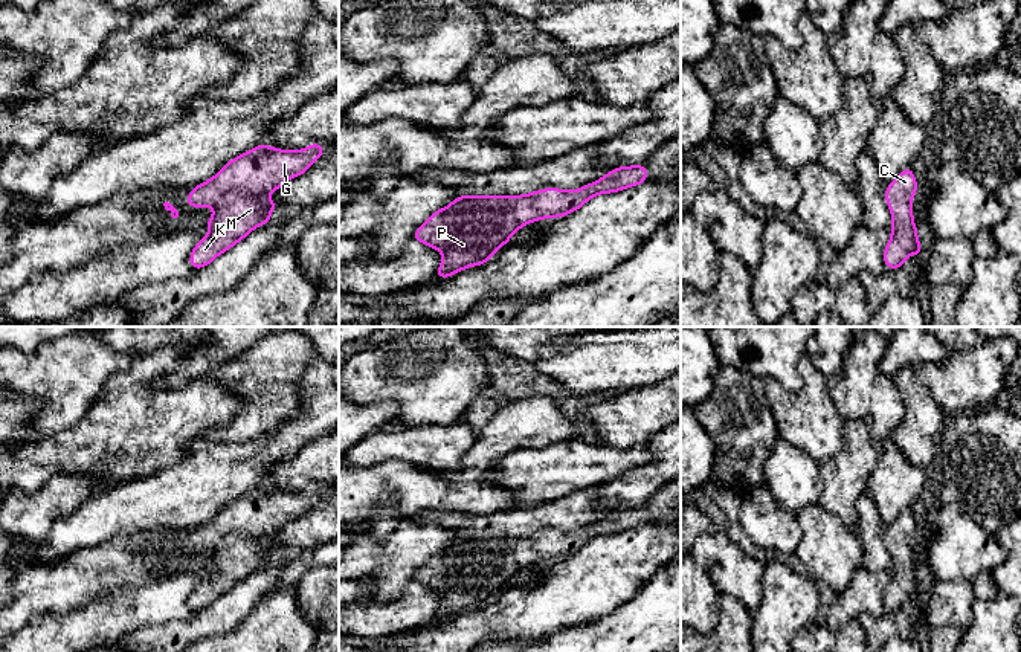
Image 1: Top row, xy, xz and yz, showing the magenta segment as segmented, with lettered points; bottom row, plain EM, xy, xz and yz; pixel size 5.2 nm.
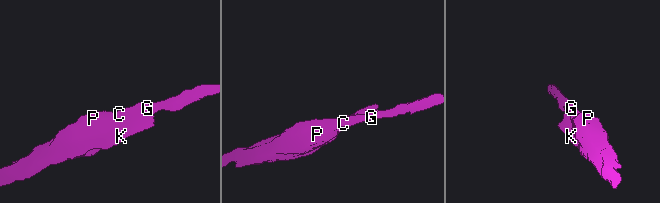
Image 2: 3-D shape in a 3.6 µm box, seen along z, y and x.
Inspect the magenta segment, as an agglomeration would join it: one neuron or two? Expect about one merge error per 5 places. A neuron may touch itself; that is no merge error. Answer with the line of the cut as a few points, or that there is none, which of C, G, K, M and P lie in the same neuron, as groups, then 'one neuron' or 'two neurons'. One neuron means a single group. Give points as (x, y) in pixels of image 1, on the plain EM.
cut none; groups C G K M P; one neuron

